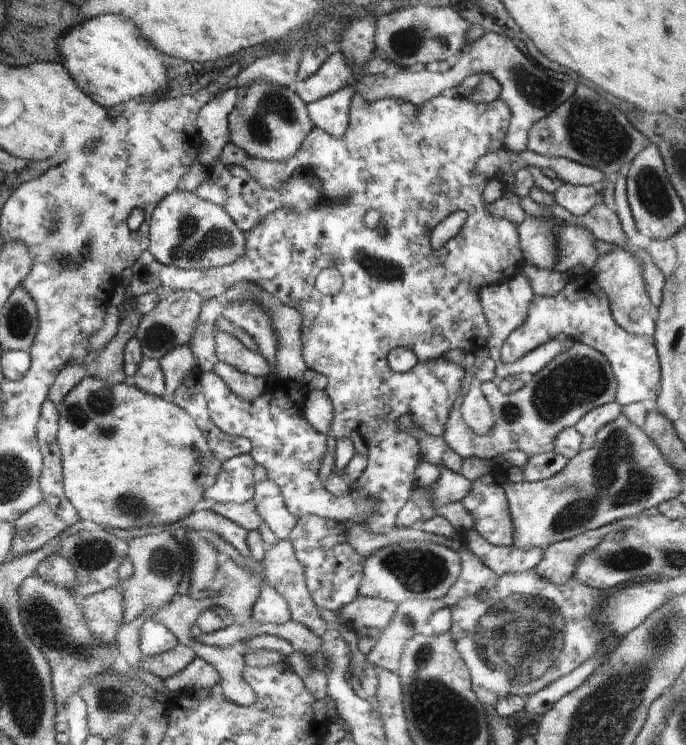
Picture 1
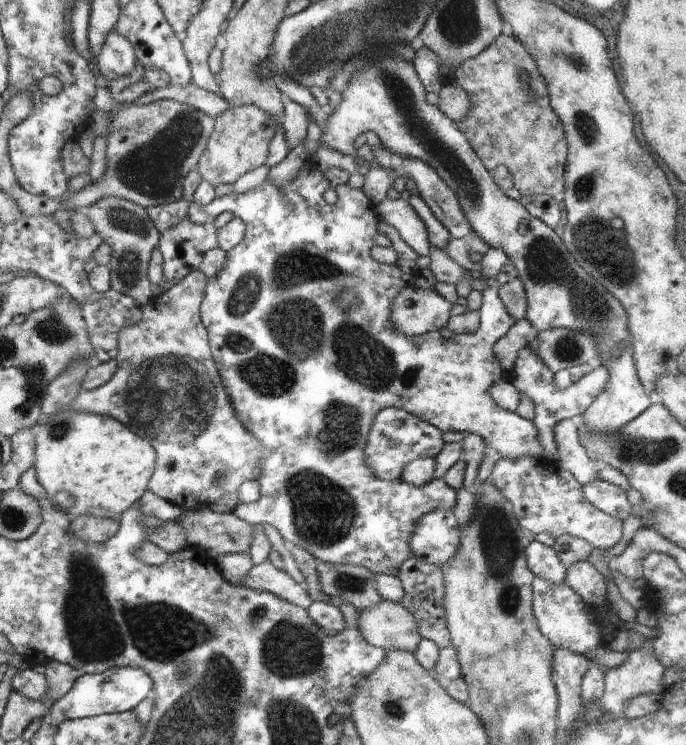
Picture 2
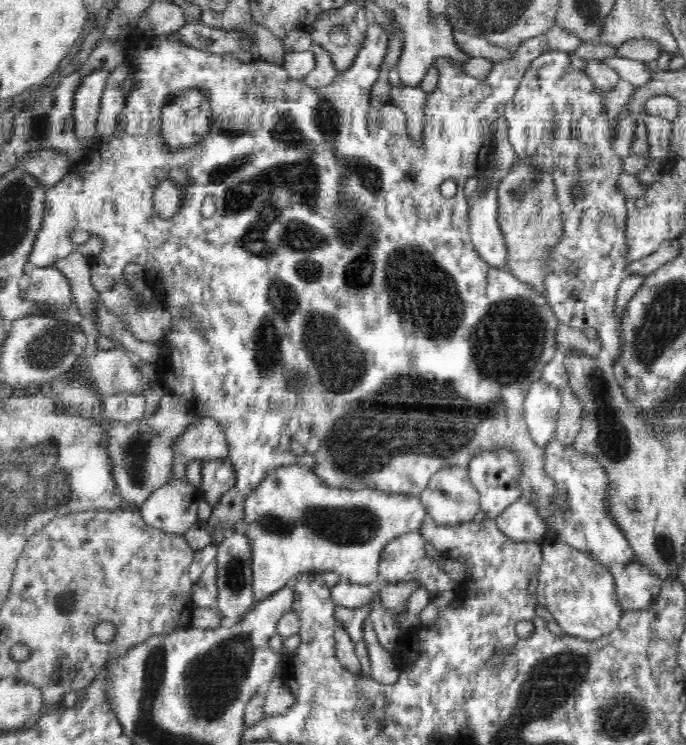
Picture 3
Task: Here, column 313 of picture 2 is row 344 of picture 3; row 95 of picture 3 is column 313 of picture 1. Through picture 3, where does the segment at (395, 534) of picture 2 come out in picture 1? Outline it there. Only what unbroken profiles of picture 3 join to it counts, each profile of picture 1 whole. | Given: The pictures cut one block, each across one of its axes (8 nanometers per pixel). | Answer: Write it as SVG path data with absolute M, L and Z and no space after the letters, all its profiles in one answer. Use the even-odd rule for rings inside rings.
M230 86L230 88L224 88L218 96L215 96L211 100L205 103L204 107L199 110L199 115L197 118L197 125L200 130L201 137L206 140L206 150L203 149L199 154L199 162L202 166L207 167L211 165L216 159L226 162L226 164L236 164L236 166L242 166L248 170L250 176L260 182L260 184L265 187L277 187L282 188L292 176L306 176L311 178L316 178L320 180L323 186L323 198L321 202L310 208L310 210L304 210L304 212L298 212L298 210L292 210L292 208L282 208L276 209L274 212L269 213L267 216L264 216L260 220L258 226L254 226L252 230L246 230L244 233L244 250L242 254L226 264L226 266L220 266L218 268L212 268L210 270L194 270L194 269L179 269L172 265L162 265L159 269L159 280L161 282L160 287L163 290L168 292L176 293L178 291L189 291L193 290L197 292L203 299L203 306L201 307L200 317L198 318L198 328L190 340L190 348L193 350L194 356L198 361L199 367L202 370L201 378L201 388L204 392L204 396L208 406L208 412L210 412L210 418L212 422L226 434L234 435L237 437L244 437L250 440L251 442L251 458L255 465L260 464L264 466L267 472L267 478L272 480L282 493L284 499L284 507L287 509L292 516L295 516L297 519L300 516L306 516L306 514L316 514L325 519L336 520L336 522L345 522L352 521L356 524L362 524L366 526L370 532L375 532L376 534L386 534L390 530L396 528L396 517L400 509L410 501L410 495L413 493L413 490L417 487L416 482L417 478L415 475L415 470L417 464L423 460L423 454L420 450L418 440L416 436L404 432L402 428L398 428L396 424L396 418L400 416L409 415L412 418L412 422L416 426L420 426L428 436L444 436L444 430L446 430L448 418L452 410L454 410L454 404L456 400L462 396L462 386L464 386L464 374L466 368L461 367L459 364L454 364L454 362L446 362L442 360L442 356L448 351L453 351L457 349L459 352L464 352L468 356L472 356L472 352L477 351L479 348L486 347L486 344L489 342L492 332L490 332L490 326L486 321L483 311L480 310L479 304L479 290L478 288L485 287L493 284L500 284L505 280L508 280L511 276L514 276L515 273L521 268L521 255L520 255L520 246L519 246L519 234L517 231L518 224L512 224L510 220L506 218L496 218L492 216L492 212L488 212L487 202L484 200L483 188L485 184L490 179L486 179L482 174L474 173L474 164L478 162L479 158L486 156L488 153L496 152L505 146L504 140L506 140L506 134L508 134L508 127L511 118L510 107L507 104L504 104L504 100L499 98L494 100L491 103L475 103L468 98L463 96L459 97L448 97L443 96L442 94L431 98L428 102L424 102L422 106L414 106L410 102L402 102L402 100L396 100L396 98L386 98L382 100L376 100L376 102L366 102L362 95L358 92L354 93L354 96L351 98L350 108L349 108L349 121L348 128L344 132L342 138L334 138L331 134L328 134L322 129L314 127L308 136L304 138L302 146L298 149L298 152L294 156L290 156L290 159L284 161L272 161L272 160L262 160L260 158L254 158L250 156L245 150L242 150L240 146L236 146L232 141L229 140L228 136L228 114L234 110L236 100L238 98L238 88L235 86ZM368 210L376 210L380 214L380 222L376 228L368 228L364 223L364 214ZM464 211L466 212L466 222L464 226L460 229L460 232L452 237L446 244L440 248L440 250L432 250L432 245L430 244L430 237L432 229L442 222L447 216L450 216L453 212ZM336 267L343 280L342 288L338 294L334 296L326 296L323 294L317 287L316 279L318 273L324 268ZM238 280L246 280L255 284L260 289L265 290L268 294L275 296L280 300L282 304L290 306L290 308L295 308L298 312L301 312L302 315L302 344L303 344L303 358L306 363L307 368L310 370L316 370L320 372L322 376L326 376L328 384L324 389L327 397L330 399L333 408L333 417L330 428L326 434L319 433L316 429L308 428L308 422L303 415L305 397L307 396L308 390L303 382L292 381L282 379L279 376L272 375L271 373L266 376L265 389L258 398L254 400L244 400L236 396L232 390L230 390L228 384L224 382L220 376L216 376L212 372L214 366L220 364L215 352L215 335L214 327L216 320L221 317L222 312L222 301L225 299L224 294L228 288L232 288L232 284L236 284ZM398 347L408 348L414 352L414 356L418 359L416 366L408 372L394 372L390 370L387 361L387 354L393 349ZM353 432L358 433L362 440L368 448L368 457L367 465L364 469L363 475L360 476L359 480L356 480L355 483L348 483L351 487L351 493L346 496L341 496L340 498L335 497L332 493L328 492L324 488L324 482L320 481L318 478L318 469L321 465L321 459L324 458L326 453L326 442L328 437L334 437L336 440L342 440L342 438L351 438Z

